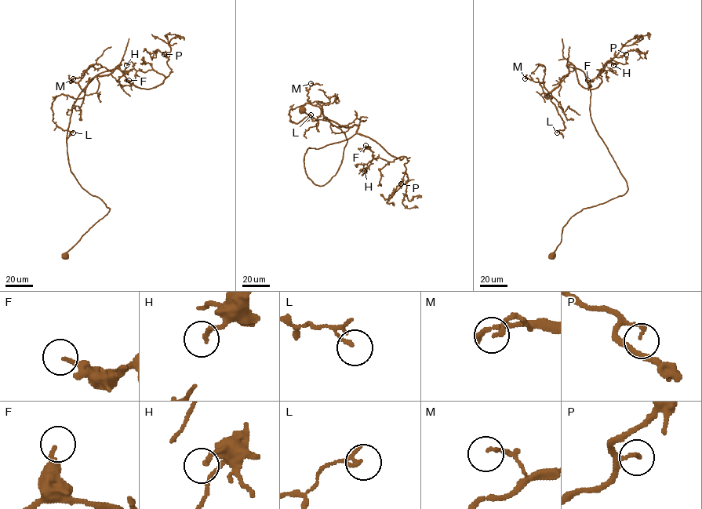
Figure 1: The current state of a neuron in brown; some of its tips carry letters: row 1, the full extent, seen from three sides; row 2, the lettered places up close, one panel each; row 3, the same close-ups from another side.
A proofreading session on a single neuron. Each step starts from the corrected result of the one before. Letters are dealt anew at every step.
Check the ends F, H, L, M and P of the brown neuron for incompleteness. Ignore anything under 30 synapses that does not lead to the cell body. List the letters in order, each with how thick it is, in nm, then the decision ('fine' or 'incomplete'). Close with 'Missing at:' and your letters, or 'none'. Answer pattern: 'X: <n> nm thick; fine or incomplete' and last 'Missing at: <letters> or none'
F: 180 nm thick; fine
H: 170 nm thick; fine
L: 140 nm thick; fine
M: 140 nm thick; fine
P: 130 nm thick; fine
Missing at: none

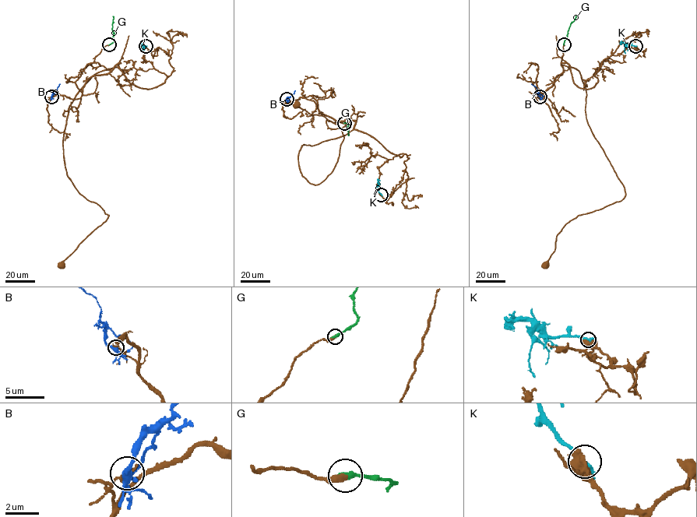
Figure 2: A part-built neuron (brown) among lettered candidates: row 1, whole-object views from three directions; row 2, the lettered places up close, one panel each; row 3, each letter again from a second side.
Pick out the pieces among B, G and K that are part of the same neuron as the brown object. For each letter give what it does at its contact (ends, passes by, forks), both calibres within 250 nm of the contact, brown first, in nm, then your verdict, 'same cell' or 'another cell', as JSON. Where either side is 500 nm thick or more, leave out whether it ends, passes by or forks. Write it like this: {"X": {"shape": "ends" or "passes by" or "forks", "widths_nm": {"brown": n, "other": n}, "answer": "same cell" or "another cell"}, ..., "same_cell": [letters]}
{"B": {"shape": "forks", "widths_nm": {"brown": 150, "other": 320}, "answer": "another cell"}, "G": {"shape": "ends", "widths_nm": {"brown": 380, "other": 320}, "answer": "same cell"}, "K": {"widths_nm": {"brown": 800, "other": 280}, "answer": "another cell"}, "same_cell": ["G"]}

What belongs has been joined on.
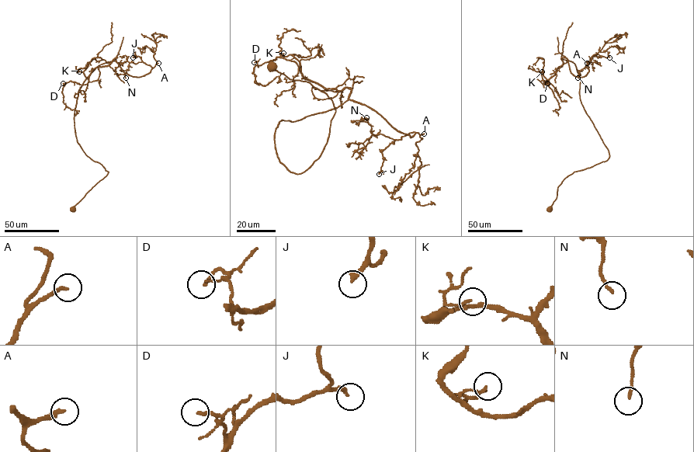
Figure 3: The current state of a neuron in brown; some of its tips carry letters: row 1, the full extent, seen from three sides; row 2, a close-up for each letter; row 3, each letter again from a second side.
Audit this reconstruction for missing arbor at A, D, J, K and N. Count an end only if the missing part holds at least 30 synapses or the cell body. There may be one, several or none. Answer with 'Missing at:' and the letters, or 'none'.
Missing at: A, J

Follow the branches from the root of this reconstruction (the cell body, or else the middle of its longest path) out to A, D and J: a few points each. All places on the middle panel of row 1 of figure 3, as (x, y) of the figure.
A: (272, 64), (335, 110), (321, 154), (291, 172), (275, 148), (279, 123), (348, 100), (424, 133)
D: (272, 64), (335, 110), (300, 173), (277, 156), (279, 123), (351, 90), (282, 57), (254, 62)
J: (272, 64), (335, 110), (308, 168), (279, 161), (281, 119), (352, 100), (414, 133), (382, 151), (379, 174)

